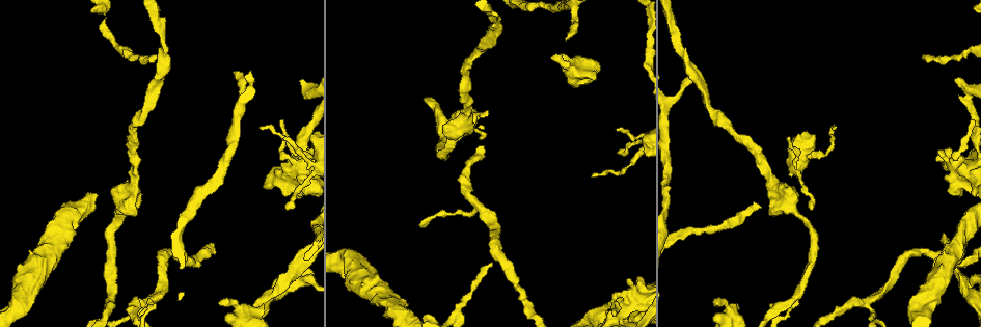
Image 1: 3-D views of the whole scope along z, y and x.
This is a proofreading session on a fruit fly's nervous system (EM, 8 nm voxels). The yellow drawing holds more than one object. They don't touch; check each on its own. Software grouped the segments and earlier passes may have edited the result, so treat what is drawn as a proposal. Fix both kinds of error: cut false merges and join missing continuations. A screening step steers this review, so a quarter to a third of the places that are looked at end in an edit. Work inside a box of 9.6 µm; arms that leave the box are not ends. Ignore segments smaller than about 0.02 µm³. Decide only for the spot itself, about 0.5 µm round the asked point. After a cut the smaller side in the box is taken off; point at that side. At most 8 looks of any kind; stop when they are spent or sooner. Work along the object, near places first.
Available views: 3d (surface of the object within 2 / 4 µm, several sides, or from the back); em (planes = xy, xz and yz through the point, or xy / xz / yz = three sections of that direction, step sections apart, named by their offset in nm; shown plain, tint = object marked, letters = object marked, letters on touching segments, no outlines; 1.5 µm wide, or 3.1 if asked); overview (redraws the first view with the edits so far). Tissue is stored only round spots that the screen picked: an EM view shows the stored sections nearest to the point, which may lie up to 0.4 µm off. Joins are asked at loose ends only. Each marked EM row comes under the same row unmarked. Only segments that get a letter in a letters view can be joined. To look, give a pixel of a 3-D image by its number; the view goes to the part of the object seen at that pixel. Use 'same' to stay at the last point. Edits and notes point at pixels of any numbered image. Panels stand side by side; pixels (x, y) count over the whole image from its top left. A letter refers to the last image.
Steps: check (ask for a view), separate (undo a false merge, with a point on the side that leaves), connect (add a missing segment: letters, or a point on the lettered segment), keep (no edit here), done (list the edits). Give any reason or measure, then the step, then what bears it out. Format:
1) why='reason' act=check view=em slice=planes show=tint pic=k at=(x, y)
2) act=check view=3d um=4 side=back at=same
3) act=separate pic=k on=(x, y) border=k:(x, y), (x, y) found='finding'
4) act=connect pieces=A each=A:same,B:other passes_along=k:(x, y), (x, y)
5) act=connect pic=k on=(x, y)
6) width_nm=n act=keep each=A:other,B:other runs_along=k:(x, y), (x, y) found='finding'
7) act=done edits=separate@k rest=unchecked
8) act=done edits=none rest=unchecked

why='free end' act=check view=3d um=2 pic=1 at=(595, 79)

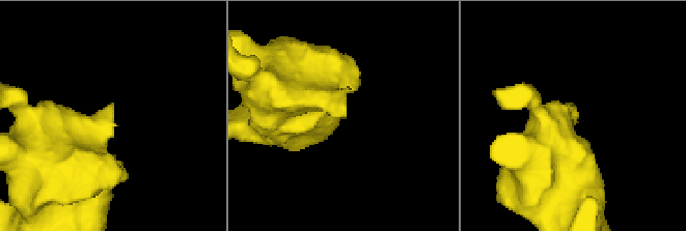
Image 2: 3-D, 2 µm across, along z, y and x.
why='shape alone is not enough' act=check view=em slice=planes show=letters pic=2 at=(345, 112)

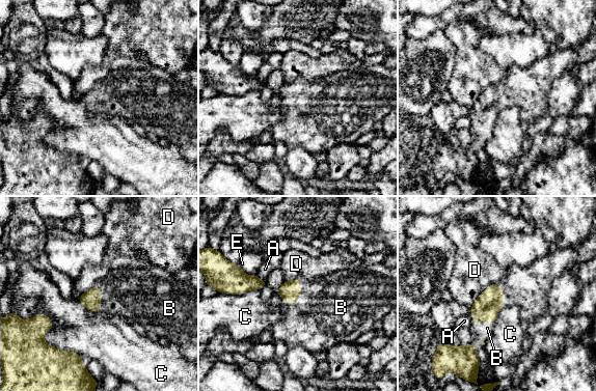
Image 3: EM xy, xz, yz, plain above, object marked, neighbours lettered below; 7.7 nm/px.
act=connect pieces=B each=A:other,B:same,C:other,D:other,E:other passes_along=3:(290, 291), (299, 296), (328, 309) found='it goes on there'

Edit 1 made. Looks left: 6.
why='see it whole again' act=check view=overview

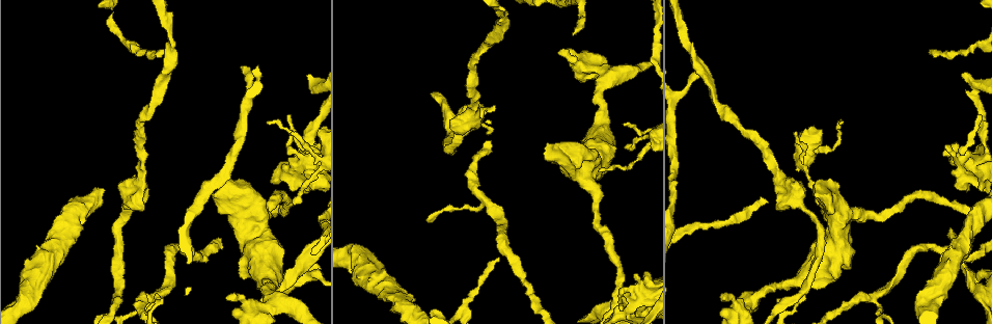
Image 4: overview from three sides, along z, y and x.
why='sudden change in width' act=check view=3d um=4 pic=4 at=(596, 203)

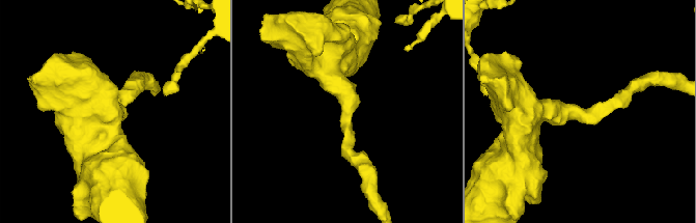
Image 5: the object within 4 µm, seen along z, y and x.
arm_widths_nm=200,360 why='now the EM' act=check view=em slice=xy step=4 show=letters pic=5 at=(578, 110)

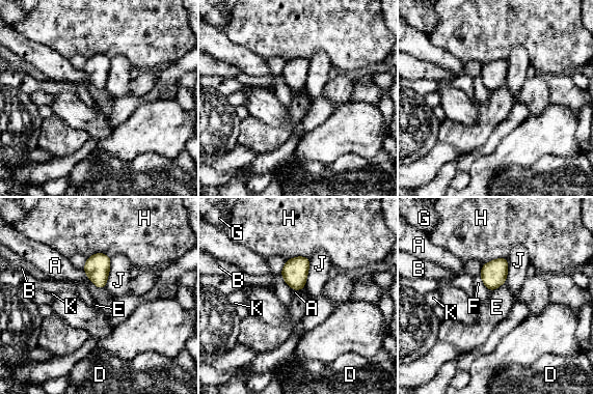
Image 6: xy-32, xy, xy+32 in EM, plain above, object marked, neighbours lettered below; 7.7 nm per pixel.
longest_contact=J:240nm act=keep each=A:other,B:other,D:other,E:other,F:other,G:other,H:other,J:other,K:other found='one neuron here'

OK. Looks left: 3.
why='tapers out' act=check view=em slice=planes show=letters pic=4 at=(295, 201)

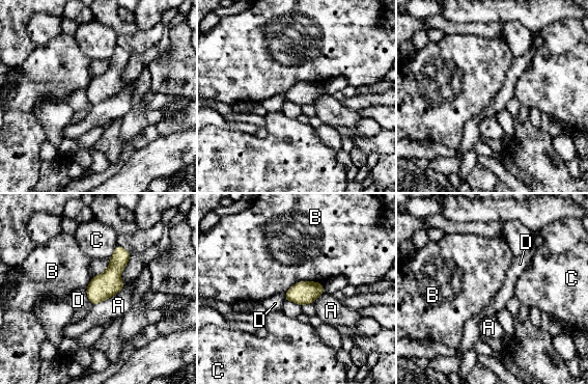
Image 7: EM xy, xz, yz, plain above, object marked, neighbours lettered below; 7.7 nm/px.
act=keep each=A:other,B:other,C:other,D:other border=7:(124, 283), (113, 295), (93, 305) found='no lettered segment goes on from it'

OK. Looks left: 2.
act=done edits=connect@3 rest=unchecked

